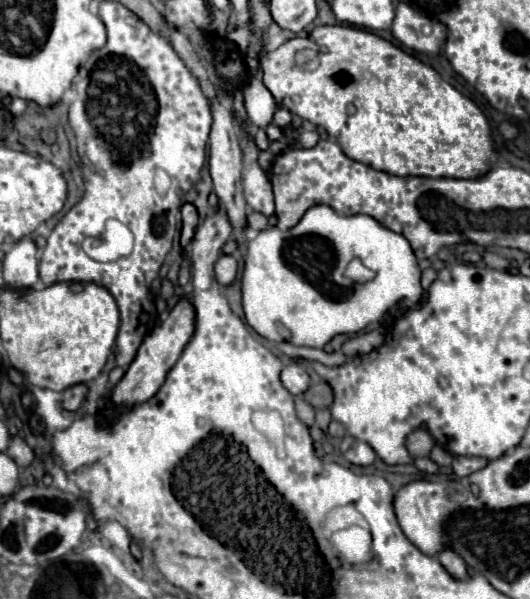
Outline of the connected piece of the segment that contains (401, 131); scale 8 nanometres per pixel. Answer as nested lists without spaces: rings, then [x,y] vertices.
[[[314,26],[312,32],[308,34],[308,38],[296,36],[296,38],[286,40],[284,44],[280,44],[276,50],[266,52],[260,60],[260,66],[262,66],[262,82],[272,92],[274,100],[280,106],[288,108],[294,116],[300,116],[300,118],[304,118],[316,126],[322,126],[330,136],[334,136],[338,140],[338,144],[342,146],[346,156],[350,156],[356,162],[368,164],[376,170],[382,170],[382,172],[394,174],[394,176],[478,178],[490,170],[490,160],[496,160],[496,152],[494,152],[494,146],[490,140],[490,126],[488,126],[486,116],[480,112],[480,108],[472,100],[462,96],[458,90],[454,90],[448,82],[444,82],[434,68],[430,68],[428,64],[422,64],[418,58],[406,54],[402,48],[394,46],[392,42],[388,42],[376,34],[370,34],[370,32],[364,32],[358,28],[350,28],[350,26]]]

